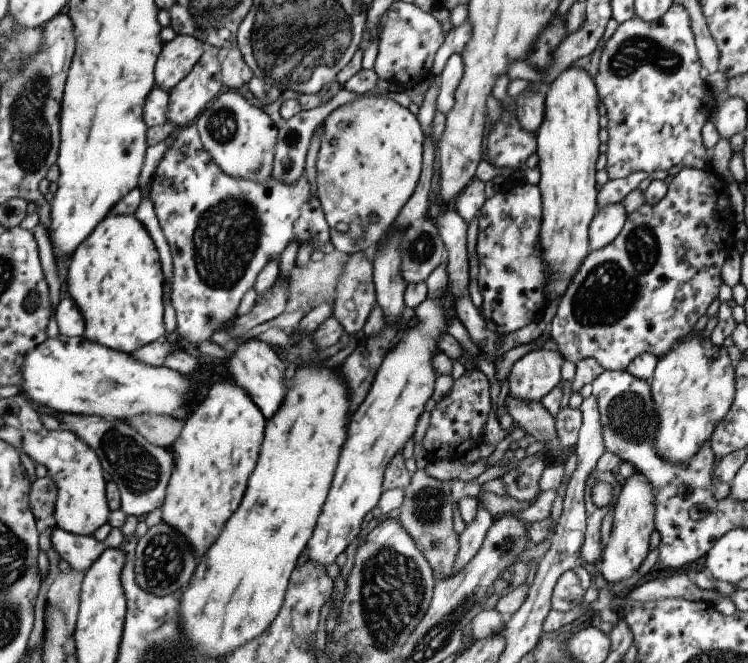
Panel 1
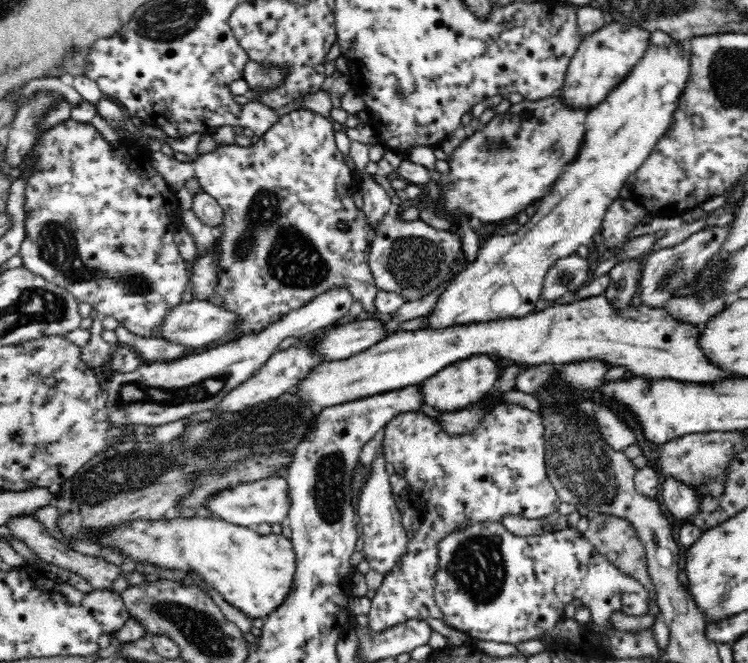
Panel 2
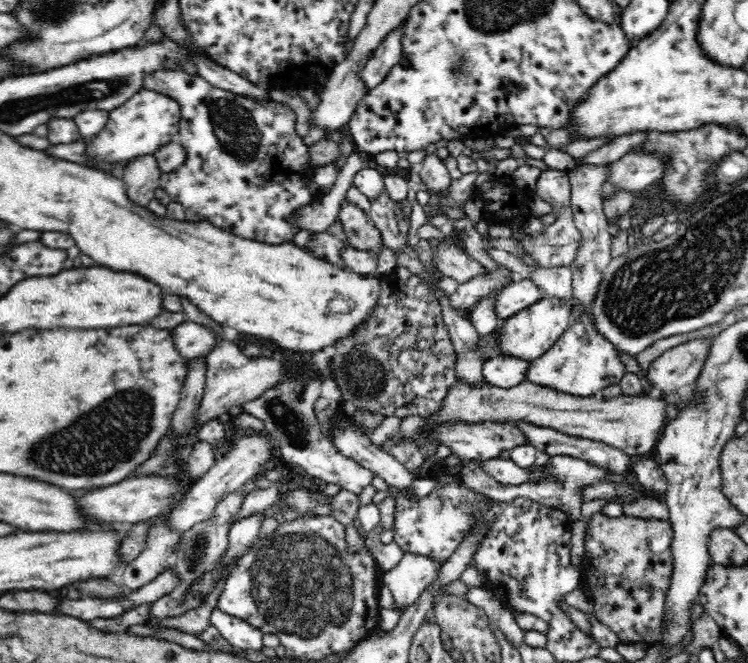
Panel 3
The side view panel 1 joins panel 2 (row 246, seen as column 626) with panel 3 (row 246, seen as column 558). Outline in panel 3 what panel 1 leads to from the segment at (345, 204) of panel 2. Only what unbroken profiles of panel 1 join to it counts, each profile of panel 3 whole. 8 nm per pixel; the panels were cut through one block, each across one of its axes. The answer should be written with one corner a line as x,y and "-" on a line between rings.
336,218
326,230
310,232
308,241
302,246
302,249
308,251
312,256
326,261
326,263
346,268
342,251
350,247
352,246
343,222

